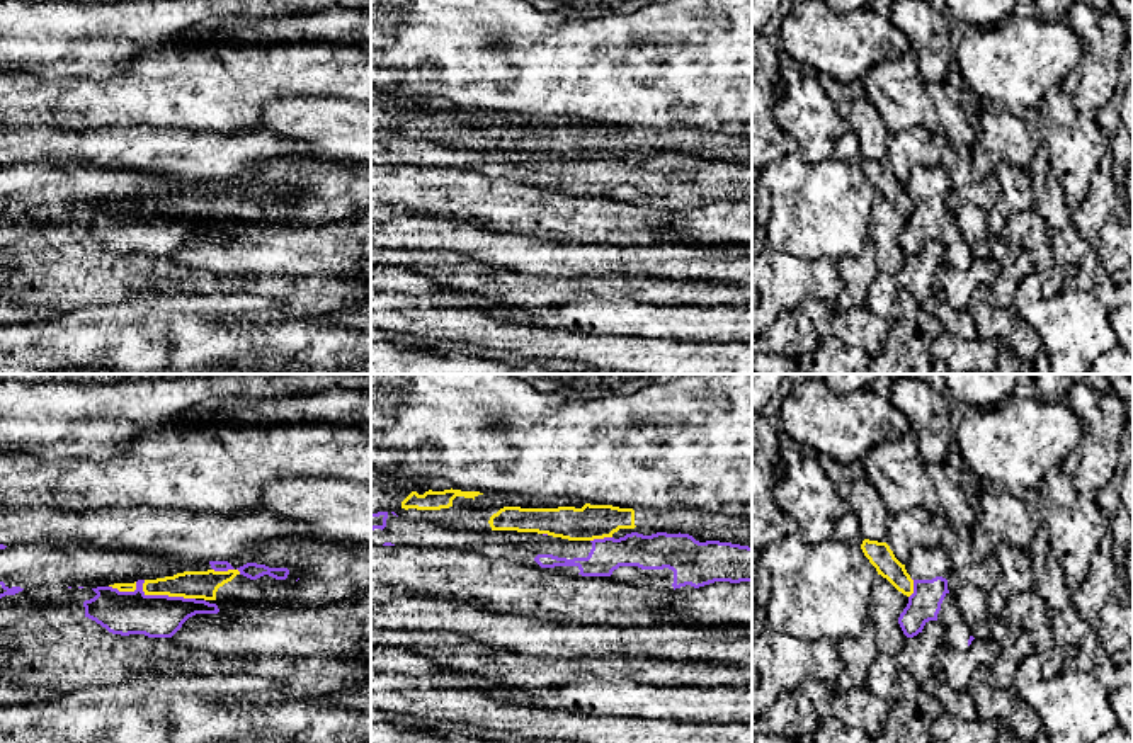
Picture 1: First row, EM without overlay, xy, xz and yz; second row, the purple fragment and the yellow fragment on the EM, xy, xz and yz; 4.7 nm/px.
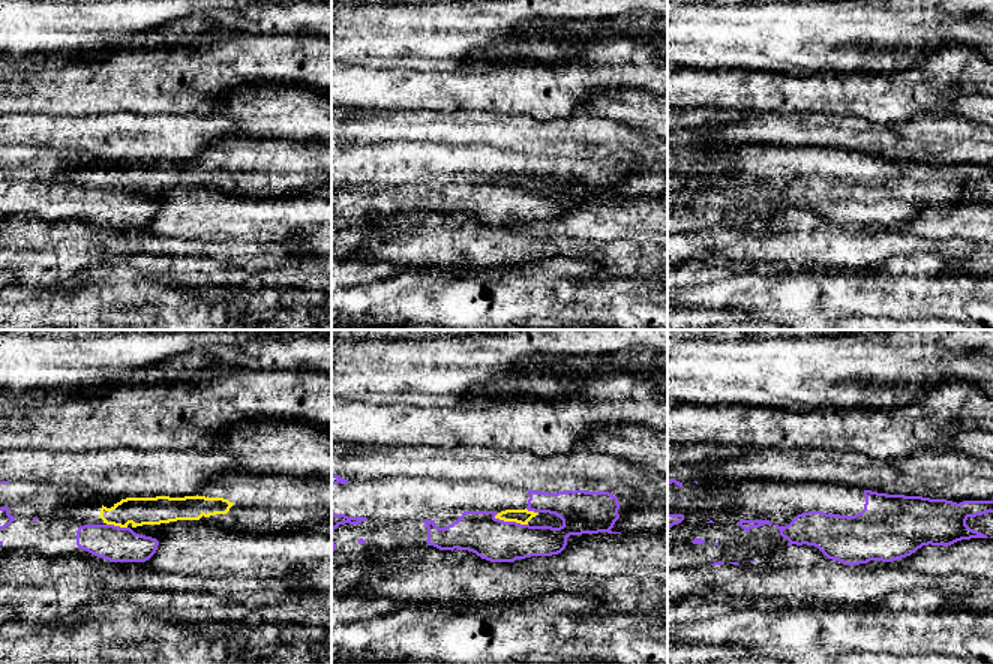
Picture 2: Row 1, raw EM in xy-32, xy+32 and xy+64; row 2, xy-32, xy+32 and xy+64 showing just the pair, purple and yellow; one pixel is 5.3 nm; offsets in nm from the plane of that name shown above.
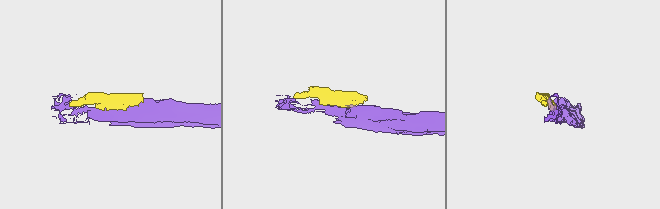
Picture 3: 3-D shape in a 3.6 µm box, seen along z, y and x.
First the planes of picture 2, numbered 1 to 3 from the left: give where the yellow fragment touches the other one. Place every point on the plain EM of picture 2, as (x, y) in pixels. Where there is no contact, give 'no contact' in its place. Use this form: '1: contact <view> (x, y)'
1: contact xy-32 (117, 191)
2: contact xy+32 (510, 186)
3: no contact

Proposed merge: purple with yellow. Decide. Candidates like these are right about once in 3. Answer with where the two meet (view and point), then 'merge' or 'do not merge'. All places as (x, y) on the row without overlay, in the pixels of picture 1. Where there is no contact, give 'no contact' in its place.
xy (165, 215) | do not merge

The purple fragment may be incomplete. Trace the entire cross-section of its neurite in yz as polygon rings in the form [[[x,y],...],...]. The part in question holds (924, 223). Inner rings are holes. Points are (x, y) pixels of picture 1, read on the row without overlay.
[[[915,167],[905,189],[914,199],[914,213],[898,236],[907,257],[922,252],[929,240],[939,240],[944,247],[944,262],[965,270],[971,260],[971,245],[961,235],[956,214],[948,209],[951,194],[949,172],[937,167]]]

